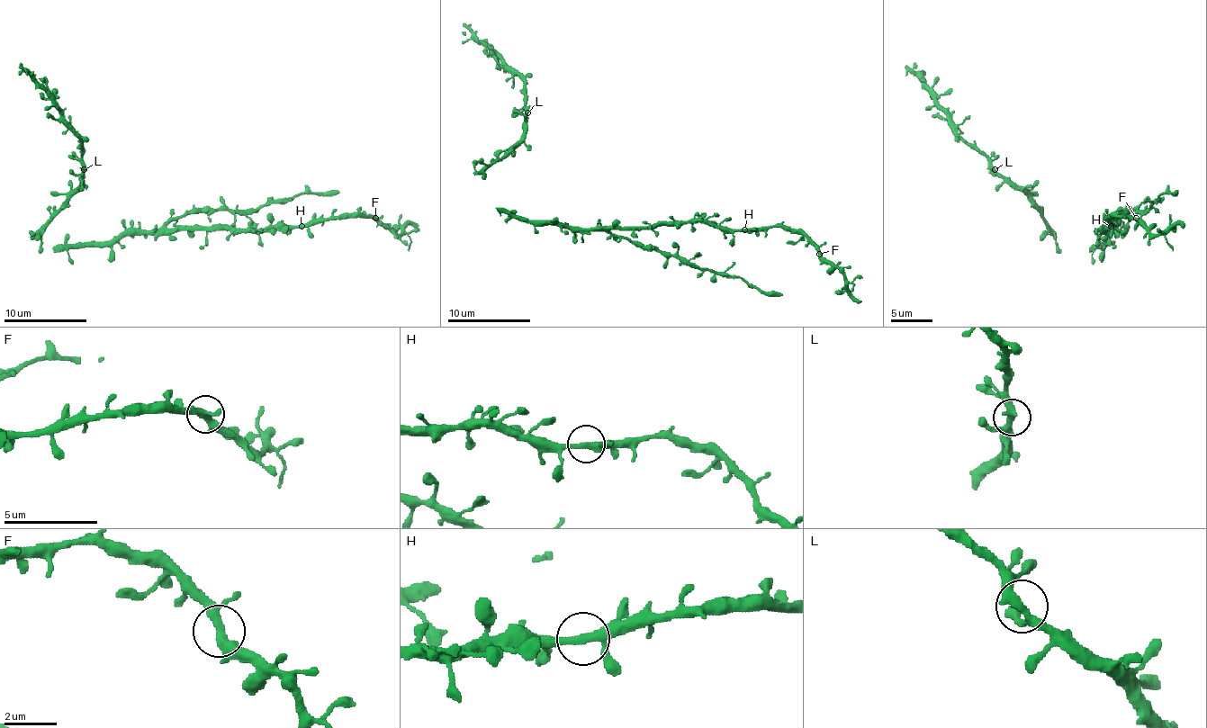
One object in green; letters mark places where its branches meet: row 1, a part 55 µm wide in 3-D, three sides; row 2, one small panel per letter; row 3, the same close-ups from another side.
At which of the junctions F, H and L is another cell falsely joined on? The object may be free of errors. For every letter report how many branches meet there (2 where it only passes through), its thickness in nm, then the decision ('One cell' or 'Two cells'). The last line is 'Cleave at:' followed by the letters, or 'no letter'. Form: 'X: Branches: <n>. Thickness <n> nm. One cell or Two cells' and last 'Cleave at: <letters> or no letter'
F: Branches: 3. Thickness 320 nm. One cell
H: Branches: 3. Thickness 280 nm. One cell
L: Branches: 3. Thickness 320 nm. One cell
Cleave at: no letter

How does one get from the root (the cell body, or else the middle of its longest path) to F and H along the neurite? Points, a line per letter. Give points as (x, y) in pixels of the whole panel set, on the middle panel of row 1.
F: (545, 220), (558, 220), (571, 229), (698, 220), (730, 229), (790, 227), (800, 231), (819, 254)
H: (545, 220), (558, 220), (571, 229), (655, 227), (660, 223), (698, 220), (709, 220), (730, 229), (744, 229)

